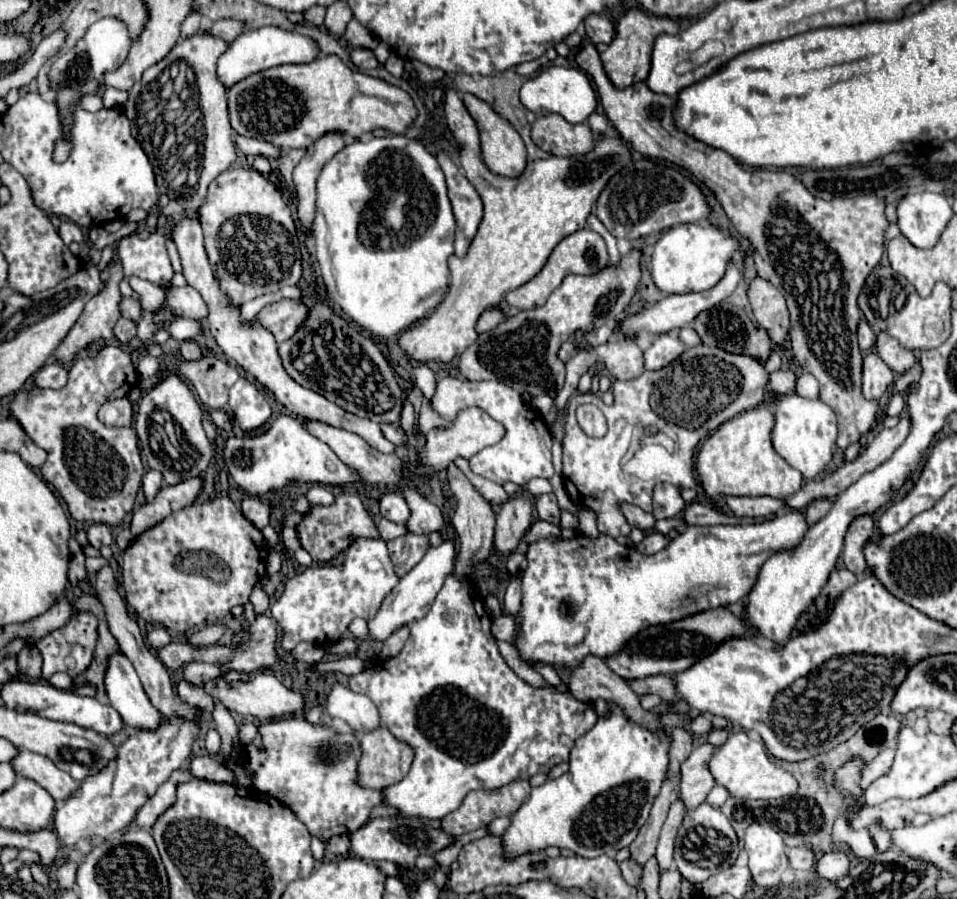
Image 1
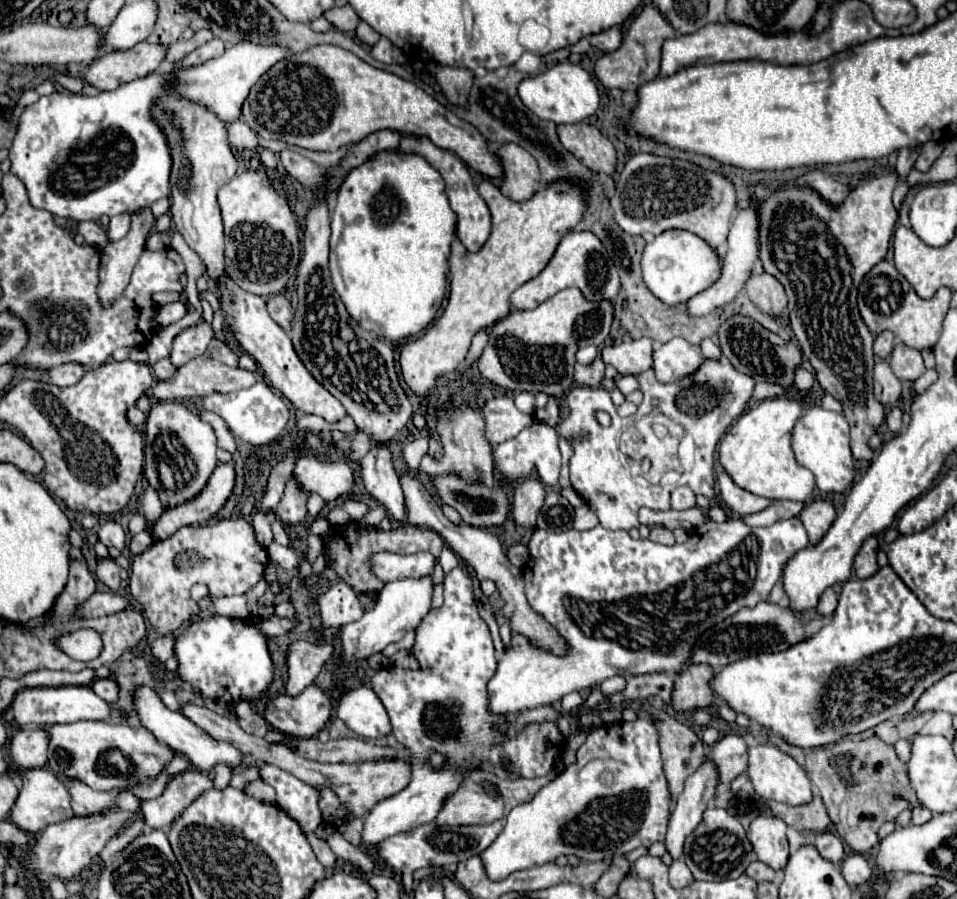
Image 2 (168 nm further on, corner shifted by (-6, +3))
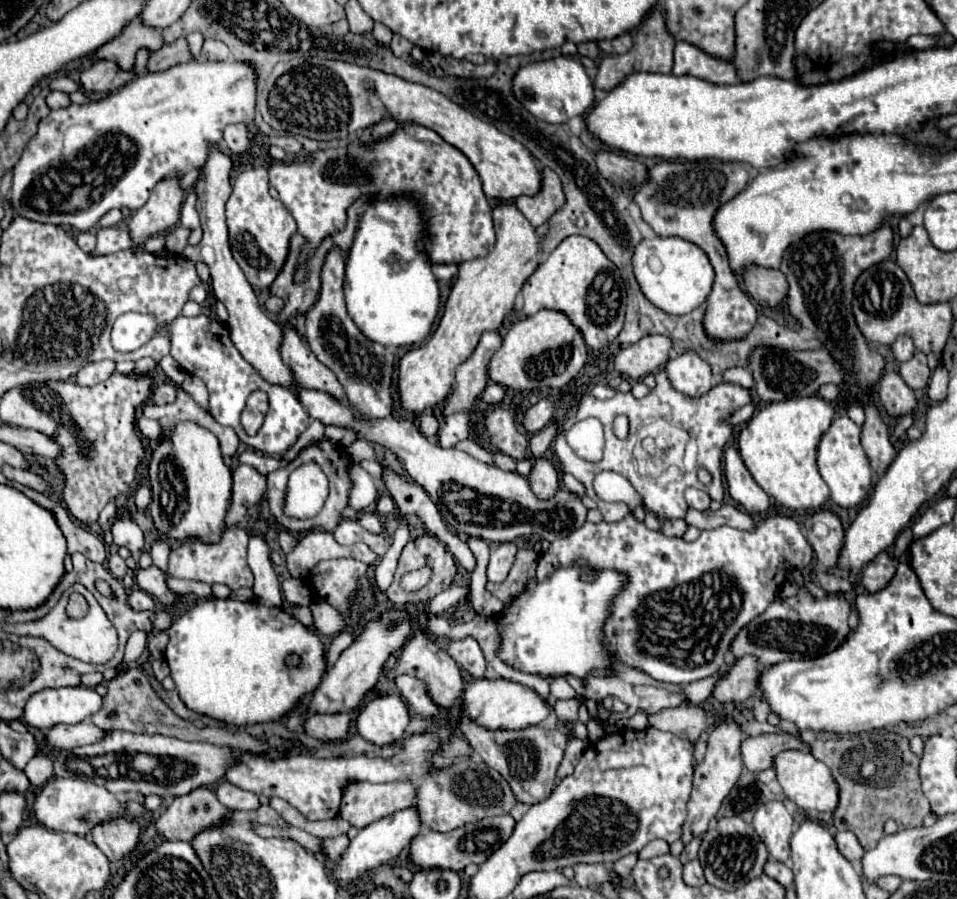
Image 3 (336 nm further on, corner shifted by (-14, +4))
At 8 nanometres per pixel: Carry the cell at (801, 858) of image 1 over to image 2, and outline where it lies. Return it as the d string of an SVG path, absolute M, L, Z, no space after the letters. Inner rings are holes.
M821 832L821 834L815 838L813 846L819 850L819 854L821 854L825 860L829 860L829 862L833 862L833 864L839 864L839 862L843 860L843 856L845 856L843 842L841 842L839 836L833 834L833 832Z

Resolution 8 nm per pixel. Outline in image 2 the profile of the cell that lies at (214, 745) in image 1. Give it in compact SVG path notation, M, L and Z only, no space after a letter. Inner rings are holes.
M217 764L215 766L215 778L213 778L213 788L217 790L225 790L231 782L231 770L225 766L225 764Z

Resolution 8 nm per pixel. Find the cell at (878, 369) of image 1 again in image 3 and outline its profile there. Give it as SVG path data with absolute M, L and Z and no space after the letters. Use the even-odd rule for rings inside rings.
M889 371L881 377L877 385L877 395L879 403L887 409L889 415L907 415L917 405L913 389L895 371Z

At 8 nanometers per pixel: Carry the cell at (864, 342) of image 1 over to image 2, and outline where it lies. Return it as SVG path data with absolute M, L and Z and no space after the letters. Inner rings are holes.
M883 332L883 334L879 334L879 336L875 338L875 346L873 346L875 356L879 356L879 358L887 358L887 356L891 354L893 346L895 346L895 336L893 336L891 332Z

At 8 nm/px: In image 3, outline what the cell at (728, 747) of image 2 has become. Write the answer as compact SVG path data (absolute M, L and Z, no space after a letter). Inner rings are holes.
M761 735L761 737L747 737L741 743L741 759L745 769L759 773L771 767L775 753L785 749L801 749L807 751L807 745L791 735Z

